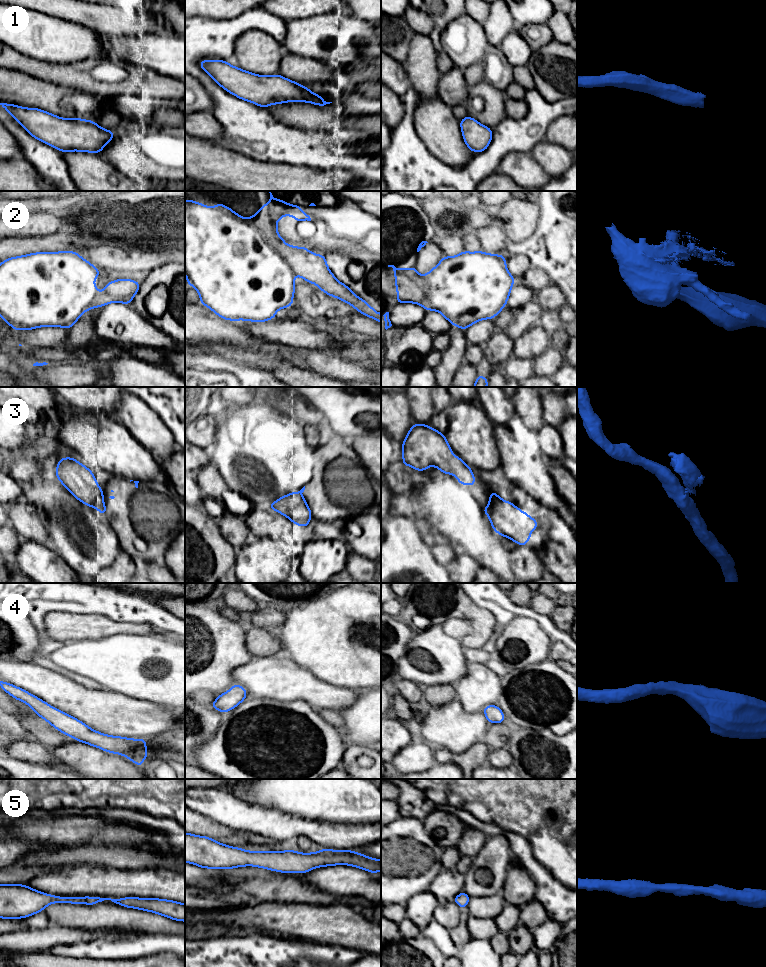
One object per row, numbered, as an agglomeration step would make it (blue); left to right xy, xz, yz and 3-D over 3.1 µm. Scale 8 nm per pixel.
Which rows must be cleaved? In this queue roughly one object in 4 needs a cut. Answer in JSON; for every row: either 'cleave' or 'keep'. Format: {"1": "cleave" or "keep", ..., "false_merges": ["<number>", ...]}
{"1": "keep", "2": "keep", "3": "cleave", "4": "keep", "5": "keep", "false_merges": ["3"]}

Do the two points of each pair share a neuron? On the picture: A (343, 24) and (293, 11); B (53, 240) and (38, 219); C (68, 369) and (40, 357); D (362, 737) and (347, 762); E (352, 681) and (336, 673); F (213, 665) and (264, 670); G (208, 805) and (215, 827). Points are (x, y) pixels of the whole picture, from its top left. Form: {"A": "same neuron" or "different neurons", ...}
{"A": "different neurons", "B": "different neurons", "C": "different neurons", "D": "different neurons", "E": "same neuron", "F": "different neurons", "G": "different neurons"}

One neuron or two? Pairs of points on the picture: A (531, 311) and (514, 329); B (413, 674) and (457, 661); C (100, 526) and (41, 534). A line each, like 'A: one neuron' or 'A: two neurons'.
A: one neuron
B: one neuron
C: two neurons

